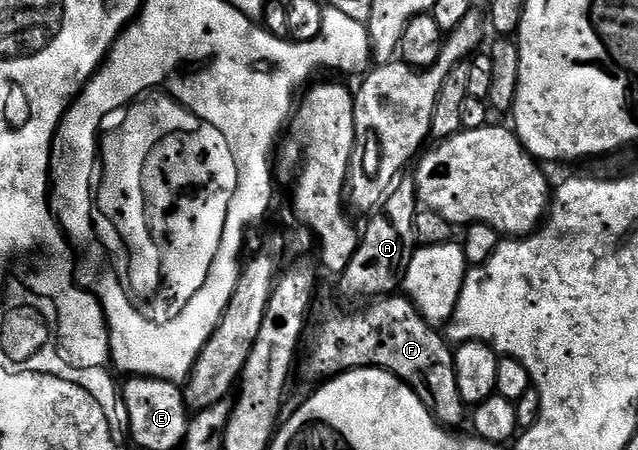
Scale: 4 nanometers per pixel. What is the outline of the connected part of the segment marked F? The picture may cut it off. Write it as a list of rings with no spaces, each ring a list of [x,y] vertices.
[[[405,294],[383,296],[367,308],[367,312],[323,314],[314,345],[306,356],[307,378],[322,382],[354,368],[382,368],[399,376],[434,413],[439,424],[454,430],[457,424],[467,423],[468,408],[460,398],[460,386],[456,386],[454,353],[447,337],[422,316]]]

